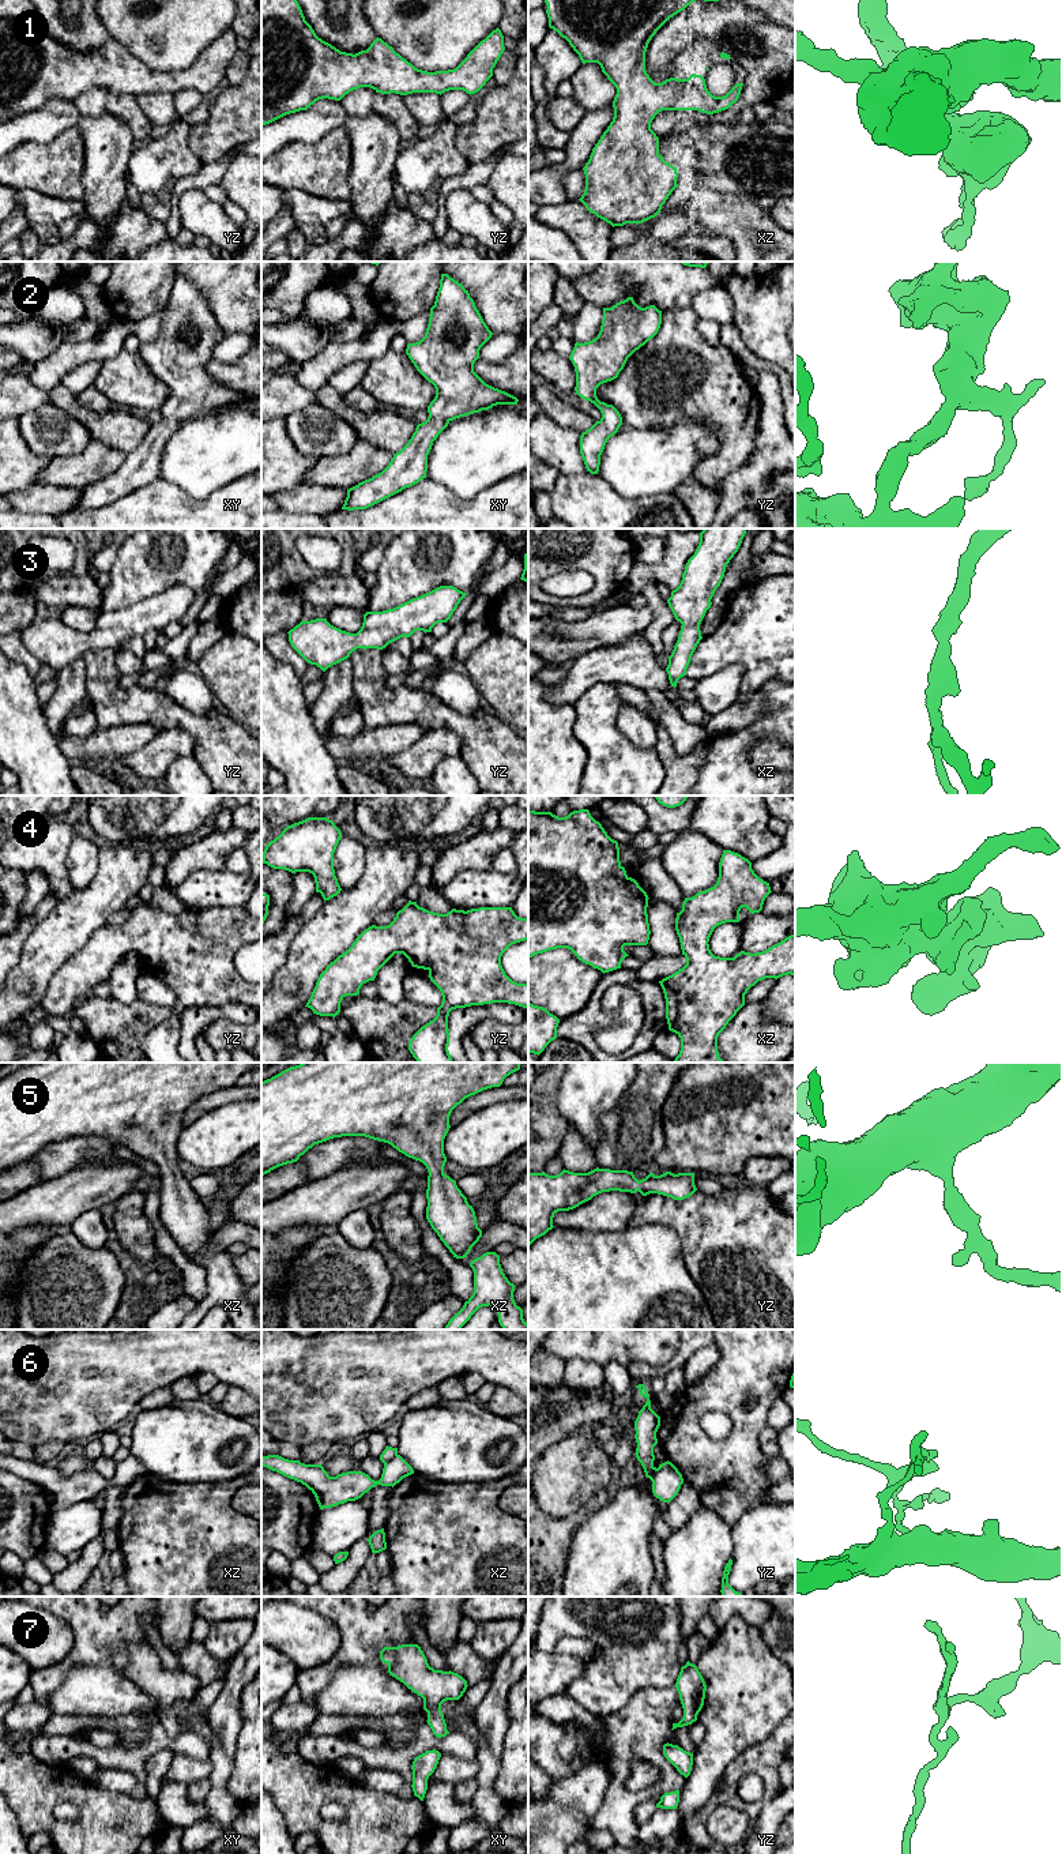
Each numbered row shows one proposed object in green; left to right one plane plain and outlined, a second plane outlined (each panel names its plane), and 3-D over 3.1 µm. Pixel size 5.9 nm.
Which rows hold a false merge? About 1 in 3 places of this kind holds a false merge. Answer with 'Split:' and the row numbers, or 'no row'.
Split: no row

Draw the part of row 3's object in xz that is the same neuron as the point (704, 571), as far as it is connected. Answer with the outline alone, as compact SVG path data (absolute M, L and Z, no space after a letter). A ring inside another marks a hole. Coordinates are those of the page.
M704 529L694 554L685 565L679 586L667 599L675 620L682 624L666 667L674 688L686 676L692 655L703 639L700 624L745 534L746 529Z

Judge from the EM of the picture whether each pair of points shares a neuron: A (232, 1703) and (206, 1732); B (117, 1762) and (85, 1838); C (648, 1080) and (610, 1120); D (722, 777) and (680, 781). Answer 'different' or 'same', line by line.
A: different
B: different
C: same
D: different

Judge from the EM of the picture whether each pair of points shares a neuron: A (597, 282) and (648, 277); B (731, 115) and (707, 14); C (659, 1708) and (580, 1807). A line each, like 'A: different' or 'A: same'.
A: same
B: same
C: different

